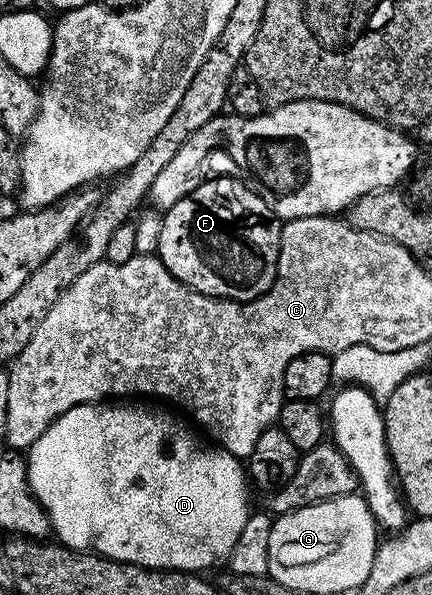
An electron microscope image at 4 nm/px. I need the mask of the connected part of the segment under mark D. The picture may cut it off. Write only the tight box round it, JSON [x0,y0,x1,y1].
[26,402,250,572]

